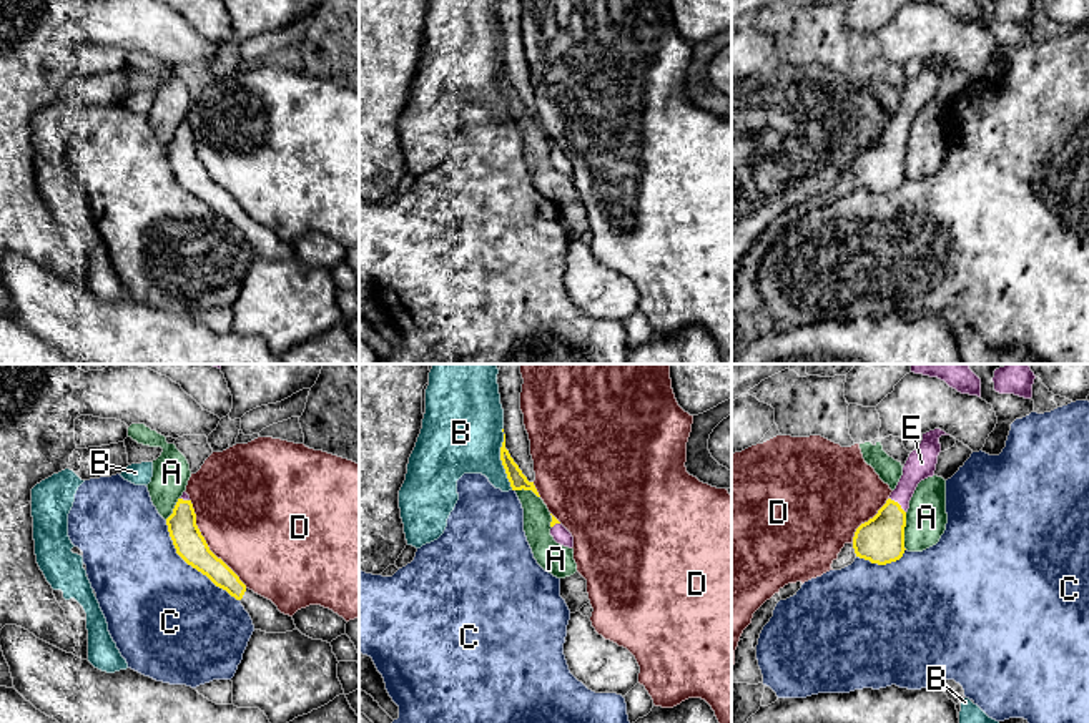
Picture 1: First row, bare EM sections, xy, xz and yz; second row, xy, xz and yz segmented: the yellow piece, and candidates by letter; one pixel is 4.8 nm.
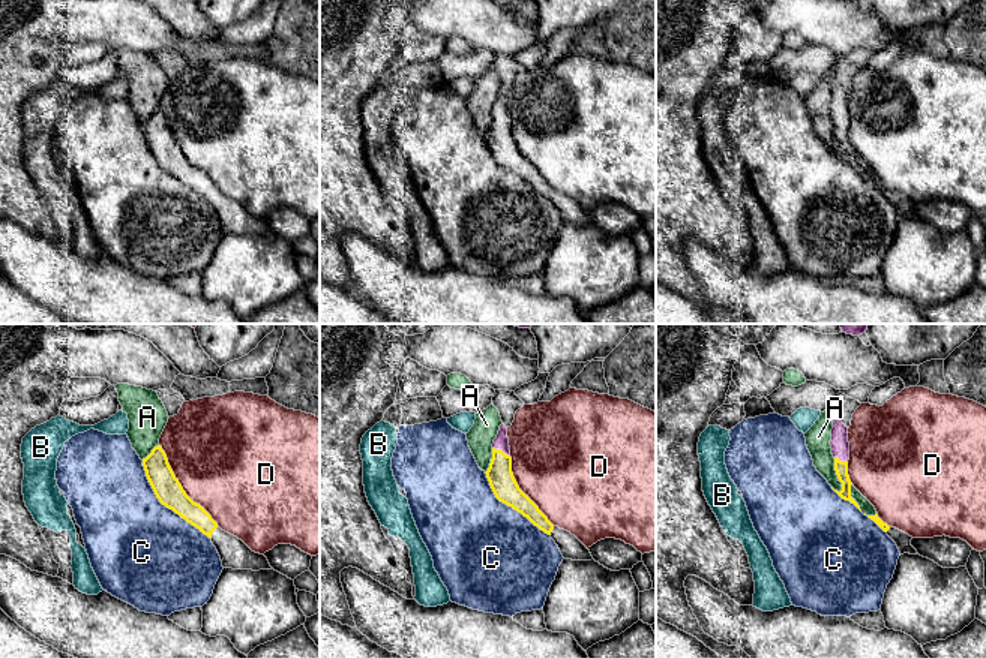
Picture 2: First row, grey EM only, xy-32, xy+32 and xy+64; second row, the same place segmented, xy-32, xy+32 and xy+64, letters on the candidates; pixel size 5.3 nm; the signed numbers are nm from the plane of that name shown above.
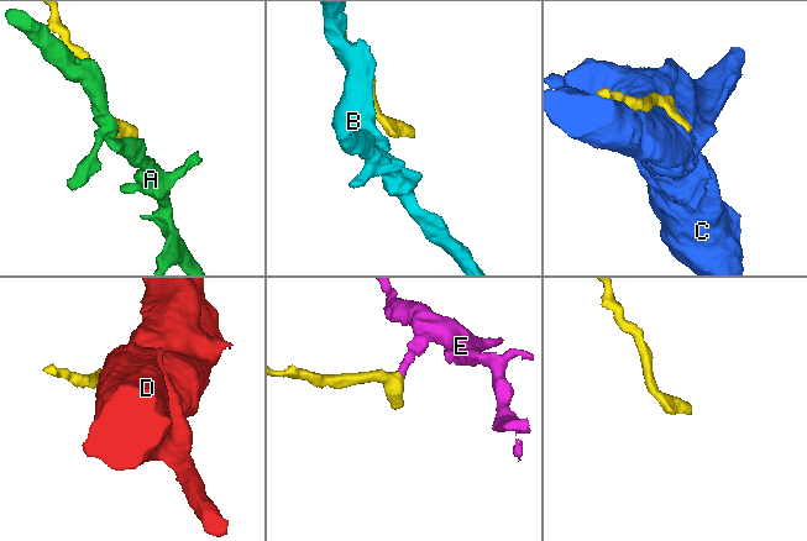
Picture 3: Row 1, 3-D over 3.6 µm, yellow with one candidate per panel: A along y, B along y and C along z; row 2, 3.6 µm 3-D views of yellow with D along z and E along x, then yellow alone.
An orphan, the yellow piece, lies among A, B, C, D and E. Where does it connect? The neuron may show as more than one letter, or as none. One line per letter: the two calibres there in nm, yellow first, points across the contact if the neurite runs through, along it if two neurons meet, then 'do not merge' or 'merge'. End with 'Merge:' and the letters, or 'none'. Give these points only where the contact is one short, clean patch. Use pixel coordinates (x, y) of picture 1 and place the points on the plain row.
A: 220/200 nm | do not merge
B: 80/380 nm | do not merge
C: 150/500 nm | do not merge
D: 150/500 nm | do not merge
E: 220/140 nm | across yz (882, 167), (898, 132), (908, 108), (921, 90) | merge
Merge: E

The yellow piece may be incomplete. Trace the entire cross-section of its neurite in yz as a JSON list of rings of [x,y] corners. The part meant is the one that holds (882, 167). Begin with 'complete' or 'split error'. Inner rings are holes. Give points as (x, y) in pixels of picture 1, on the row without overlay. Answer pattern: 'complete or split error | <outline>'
split error | [[[941,57],[923,61],[921,71],[909,81],[903,103],[886,131],[873,146],[856,156],[853,165],[856,184],[878,193],[886,193],[903,184],[909,128],[918,111],[934,103],[941,80],[941,63],[949,61]]]

